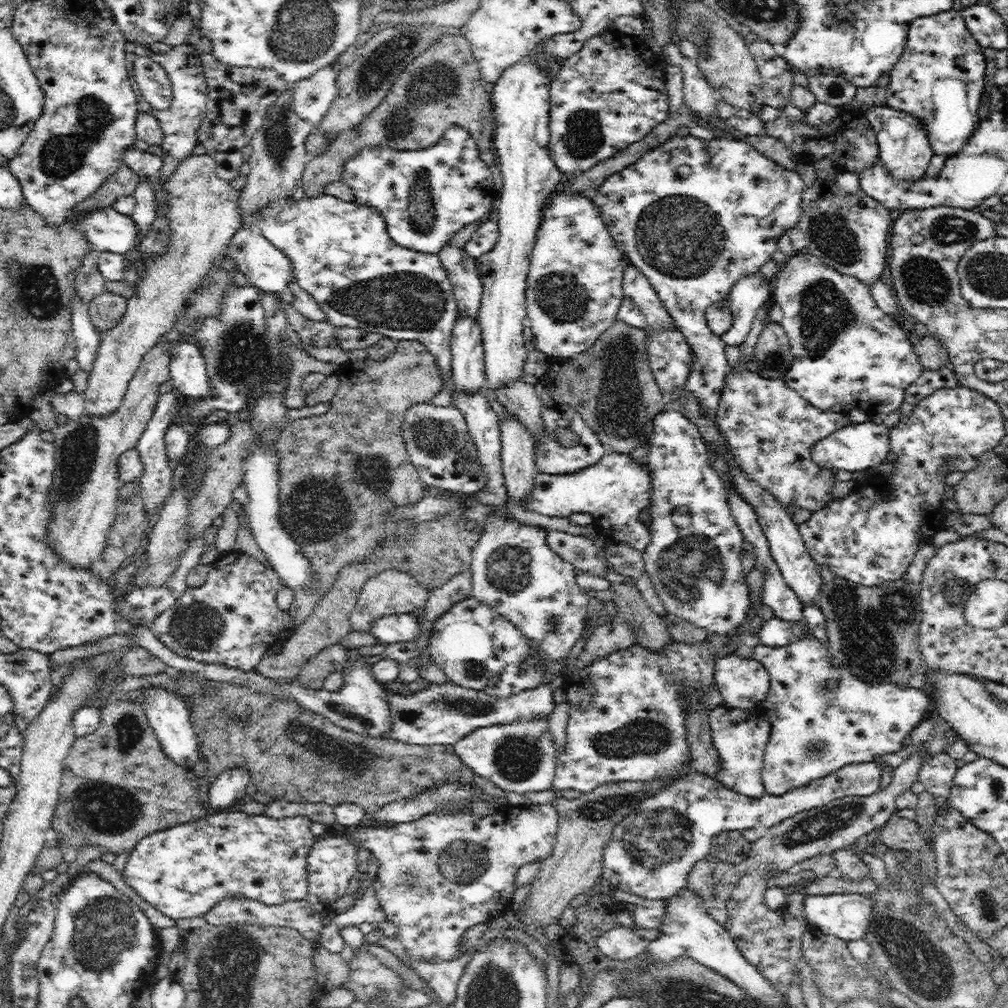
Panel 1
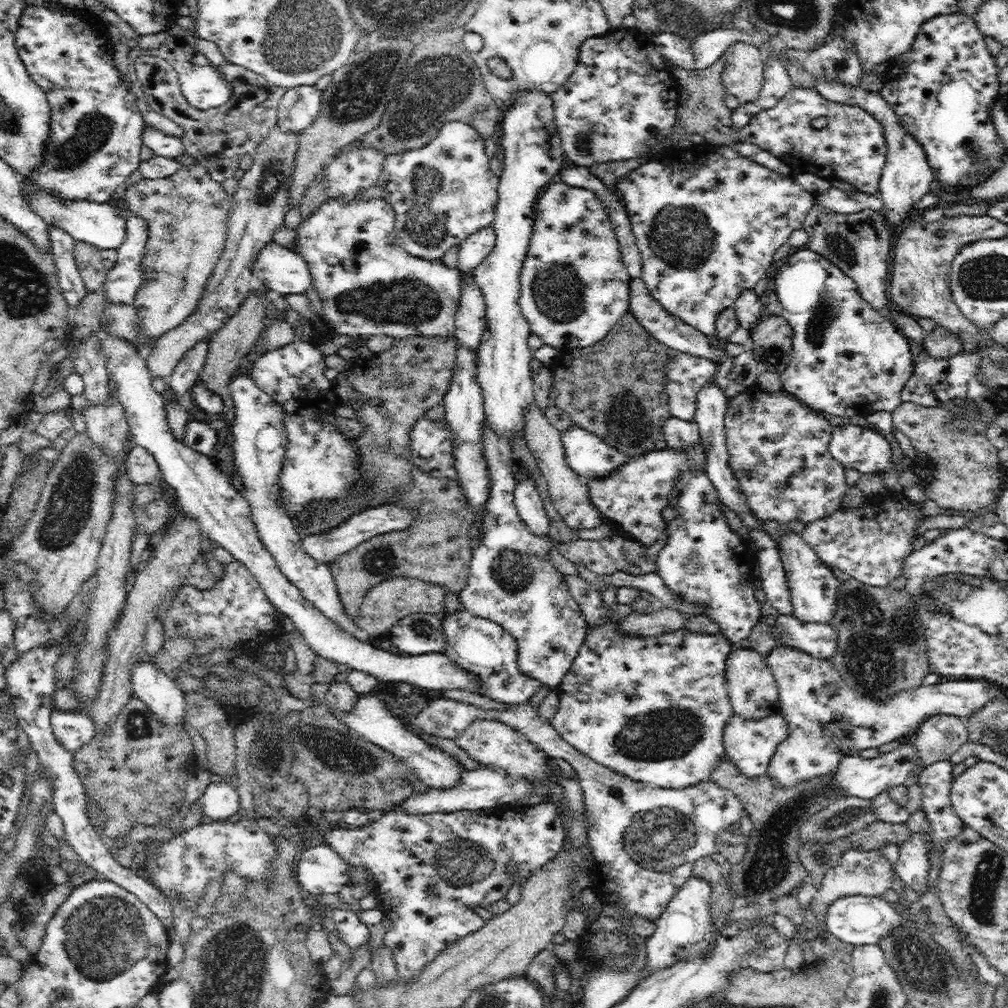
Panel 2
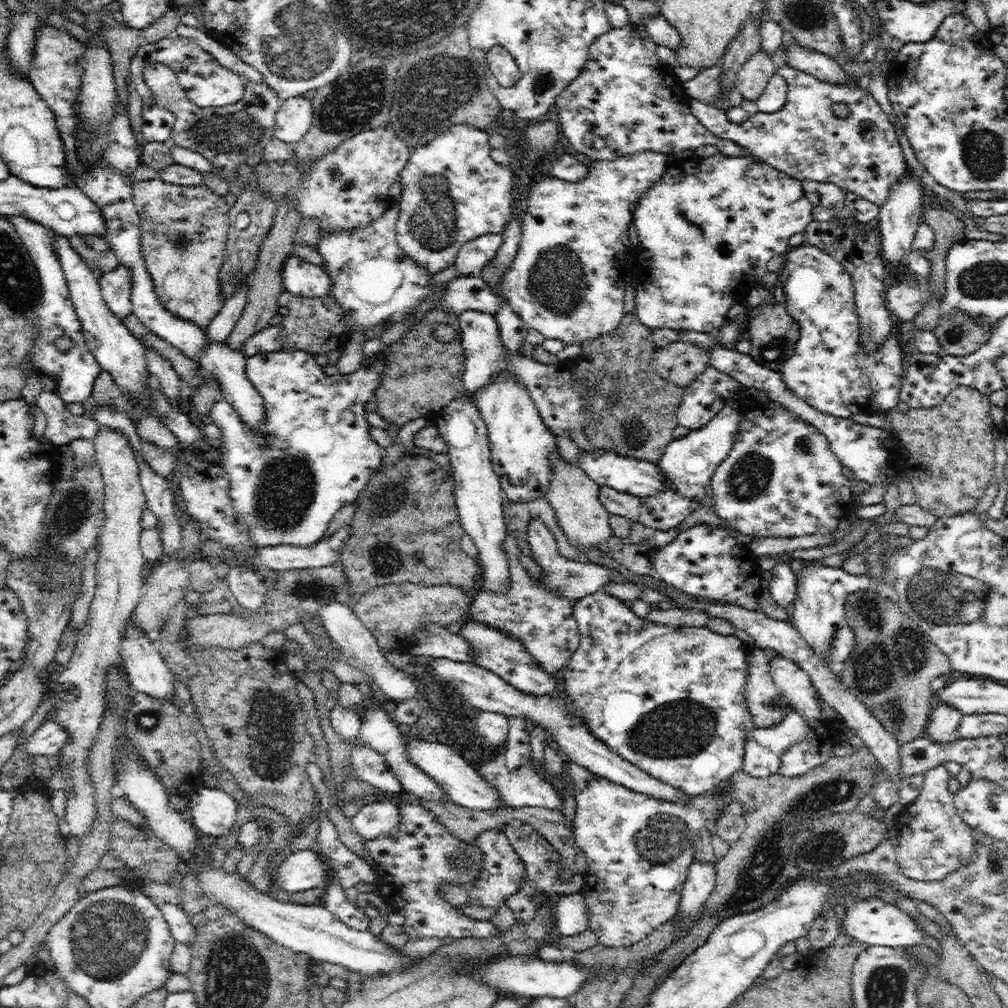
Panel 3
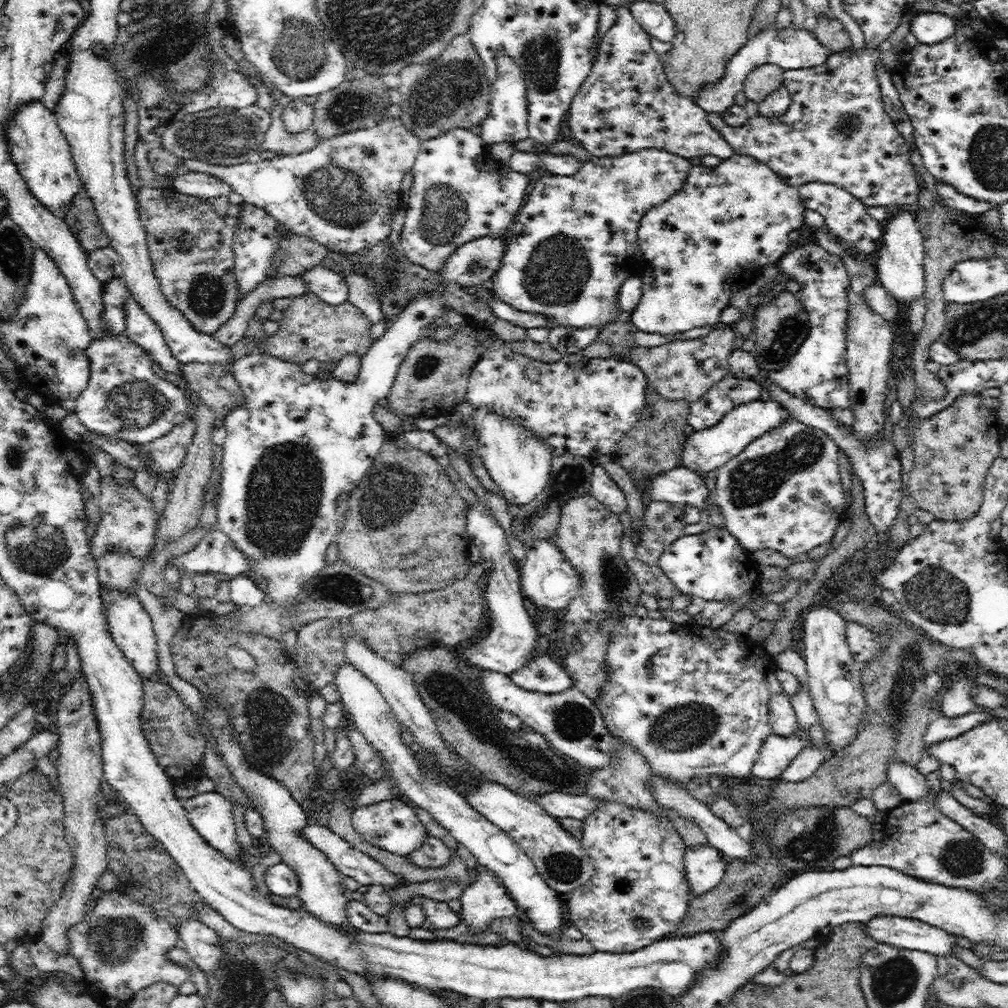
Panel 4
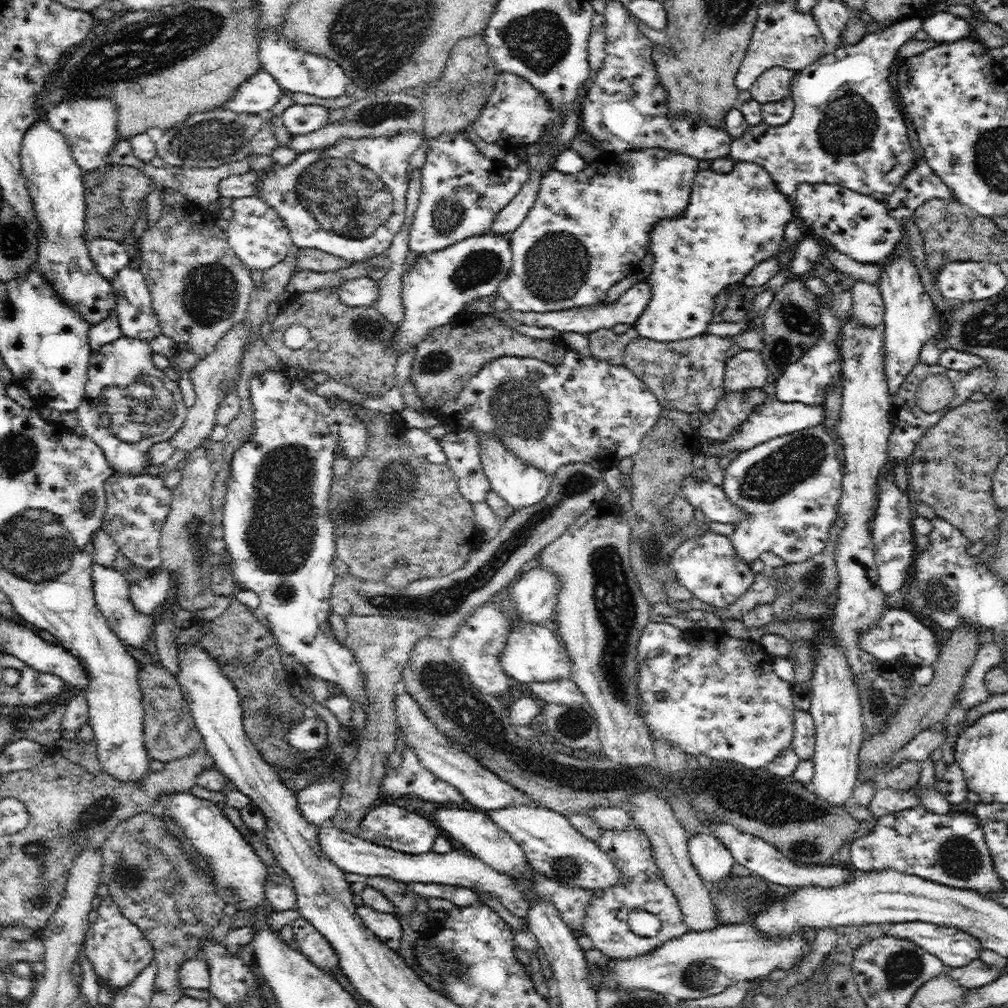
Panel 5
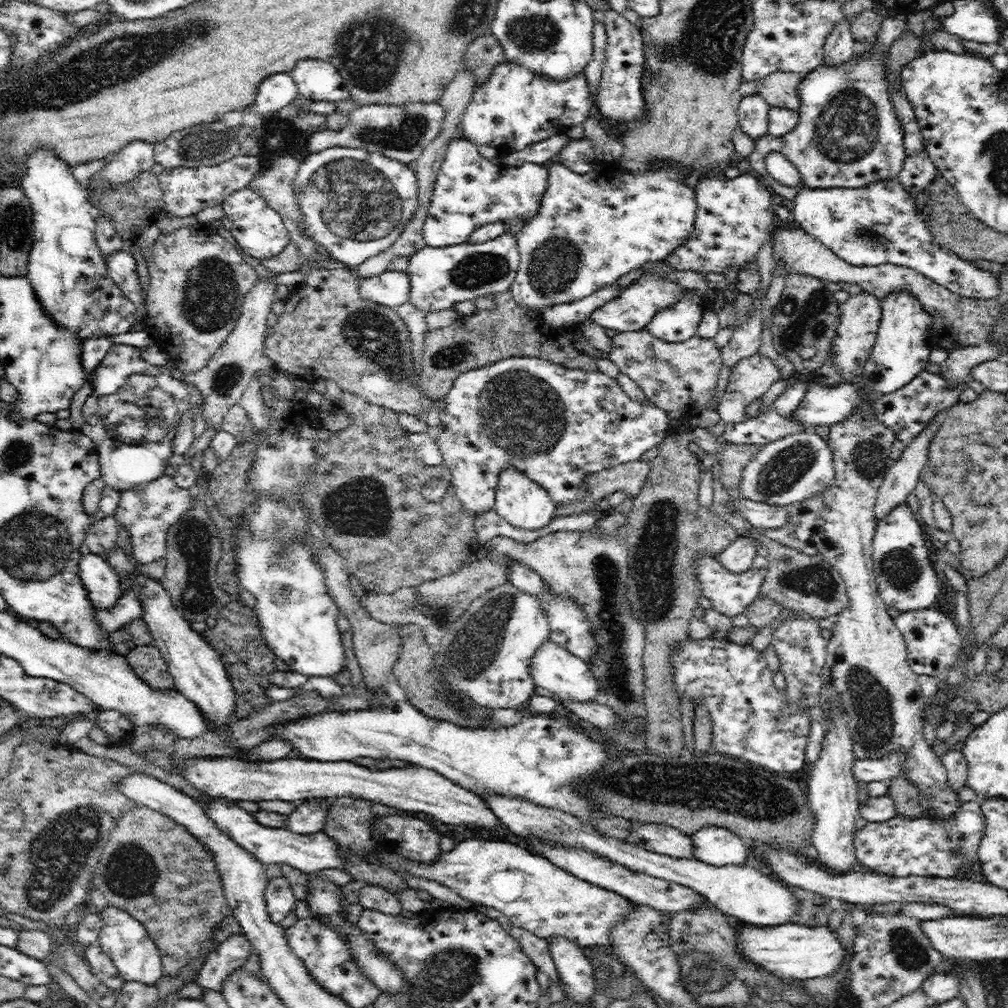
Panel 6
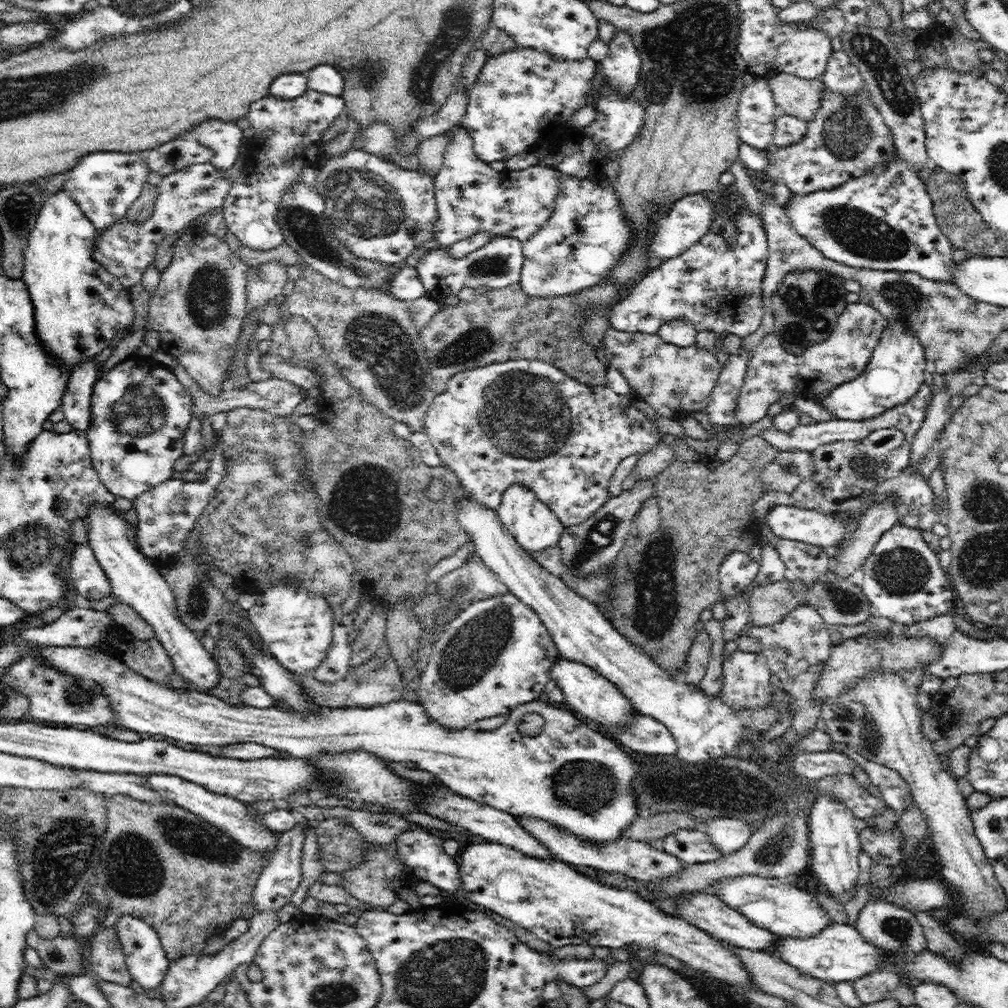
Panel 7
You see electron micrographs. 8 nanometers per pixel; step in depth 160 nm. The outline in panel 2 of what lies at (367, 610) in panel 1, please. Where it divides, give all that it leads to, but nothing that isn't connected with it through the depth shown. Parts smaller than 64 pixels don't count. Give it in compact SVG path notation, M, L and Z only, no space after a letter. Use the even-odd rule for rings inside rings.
M397 577L380 582L373 586L363 598L359 611L355 614L354 621L360 629L374 637L384 633L390 633L392 626L410 614L426 613L443 616L444 598L447 590L442 585L427 583L420 579L409 577Z

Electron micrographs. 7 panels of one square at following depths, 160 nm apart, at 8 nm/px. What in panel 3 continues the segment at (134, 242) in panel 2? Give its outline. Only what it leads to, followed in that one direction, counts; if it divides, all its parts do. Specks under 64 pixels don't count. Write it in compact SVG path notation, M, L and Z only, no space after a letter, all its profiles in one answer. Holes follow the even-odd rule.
M118 264L114 270L100 276L101 294L109 310L124 321L133 313L132 307L132 275L128 266Z

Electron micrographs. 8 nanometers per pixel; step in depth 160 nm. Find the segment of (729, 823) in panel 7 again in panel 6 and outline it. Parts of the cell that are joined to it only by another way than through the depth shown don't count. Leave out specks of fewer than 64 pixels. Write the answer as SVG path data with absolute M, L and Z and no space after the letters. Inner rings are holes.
M707 826L692 835L693 858L714 866L744 865L748 841L724 827Z

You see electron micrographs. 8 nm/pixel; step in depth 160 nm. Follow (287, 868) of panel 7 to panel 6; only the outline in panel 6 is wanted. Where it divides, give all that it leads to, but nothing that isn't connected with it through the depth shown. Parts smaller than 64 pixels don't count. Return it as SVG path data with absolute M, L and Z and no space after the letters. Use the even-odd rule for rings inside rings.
M330 798L306 799L297 802L296 809L288 816L286 827L295 834L315 834L324 828L330 814Z

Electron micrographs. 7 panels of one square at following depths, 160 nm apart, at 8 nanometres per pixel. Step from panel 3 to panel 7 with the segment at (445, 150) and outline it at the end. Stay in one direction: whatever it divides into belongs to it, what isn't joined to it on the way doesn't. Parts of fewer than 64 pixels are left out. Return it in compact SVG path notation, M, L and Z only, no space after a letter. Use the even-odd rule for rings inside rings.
M458 126L453 130L442 166L434 177L438 218L434 222L432 239L442 248L482 231L492 237L528 240L548 222L554 210L560 190L560 174L553 166L534 165L524 170L510 170L484 162L474 152L470 133Z

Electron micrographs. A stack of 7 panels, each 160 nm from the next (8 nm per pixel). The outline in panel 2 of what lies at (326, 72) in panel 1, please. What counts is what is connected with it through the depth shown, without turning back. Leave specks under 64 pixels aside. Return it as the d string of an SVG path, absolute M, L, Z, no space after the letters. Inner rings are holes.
M314 85L286 89L279 102L277 124L296 134L306 131L321 109L322 92Z

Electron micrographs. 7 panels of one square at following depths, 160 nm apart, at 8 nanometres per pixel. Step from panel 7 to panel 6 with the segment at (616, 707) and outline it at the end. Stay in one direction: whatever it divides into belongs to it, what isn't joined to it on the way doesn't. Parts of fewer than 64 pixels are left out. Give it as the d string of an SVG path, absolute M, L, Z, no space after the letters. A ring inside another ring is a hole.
M546 640L530 660L530 677L534 685L550 690L554 697L572 702L588 702L595 700L598 695L598 681L592 675L590 667L579 656L574 656L569 650L558 646L558 643Z

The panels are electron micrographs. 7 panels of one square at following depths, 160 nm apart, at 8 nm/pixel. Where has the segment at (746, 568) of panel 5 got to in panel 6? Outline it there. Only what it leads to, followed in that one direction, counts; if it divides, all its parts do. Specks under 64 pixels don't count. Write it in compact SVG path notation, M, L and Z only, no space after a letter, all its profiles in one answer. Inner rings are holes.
M703 551L694 558L693 574L695 574L697 586L702 589L702 596L710 600L714 609L726 616L734 618L738 614L747 613L750 604L758 596L760 586L767 574L764 570L751 569L741 574L733 574L724 569L720 564L718 555Z

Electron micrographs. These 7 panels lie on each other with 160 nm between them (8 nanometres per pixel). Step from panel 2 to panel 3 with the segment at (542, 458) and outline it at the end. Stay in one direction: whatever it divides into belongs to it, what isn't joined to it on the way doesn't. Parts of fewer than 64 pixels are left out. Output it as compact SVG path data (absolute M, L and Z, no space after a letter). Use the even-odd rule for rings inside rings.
M556 446L556 450L550 454L550 472L551 480L549 482L549 488L545 494L546 499L554 509L559 525L562 527L564 534L568 537L568 540L572 543L574 548L580 552L580 558L587 560L584 555L584 548L592 548L606 542L610 536L613 536L612 528L610 527L610 520L608 519L611 515L606 507L600 502L599 499L599 486L596 484L584 471L574 465L566 462L561 458L559 448Z

